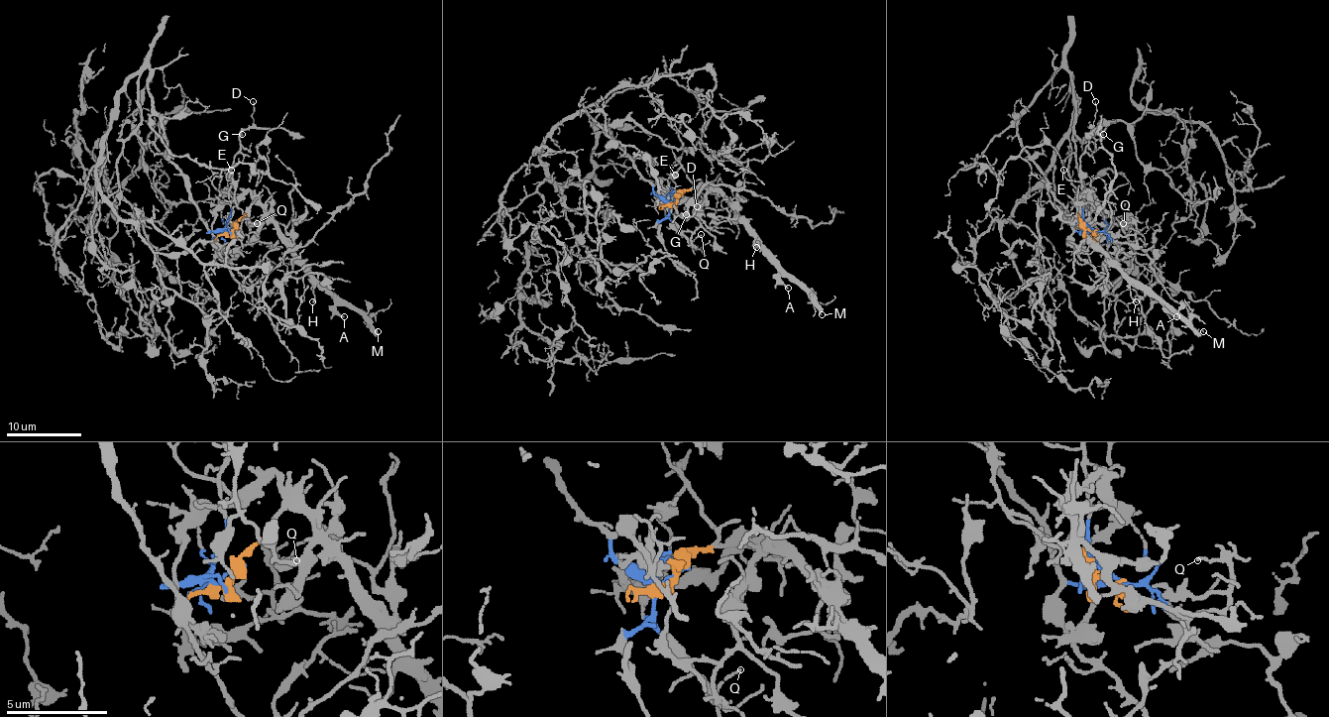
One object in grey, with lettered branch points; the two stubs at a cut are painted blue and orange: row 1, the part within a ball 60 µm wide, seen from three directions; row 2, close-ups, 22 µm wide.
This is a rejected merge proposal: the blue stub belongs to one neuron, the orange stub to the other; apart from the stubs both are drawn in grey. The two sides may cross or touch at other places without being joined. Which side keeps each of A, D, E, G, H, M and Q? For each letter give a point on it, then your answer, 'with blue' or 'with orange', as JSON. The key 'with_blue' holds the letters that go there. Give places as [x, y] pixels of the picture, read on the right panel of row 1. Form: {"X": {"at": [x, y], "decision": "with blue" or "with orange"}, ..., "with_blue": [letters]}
{"A": {"at": [1176, 316], "decision": "with orange"}, "D": {"at": [1095, 101], "decision": "with blue"}, "E": {"at": [1063, 170], "decision": "with blue"}, "G": {"at": [1103, 134], "decision": "with blue"}, "H": {"at": [1136, 301], "decision": "with orange"}, "M": {"at": [1203, 331], "decision": "with orange"}, "Q": {"at": [1123, 223], "decision": "with orange"}, "with_blue": ["D", "E", "G"]}

